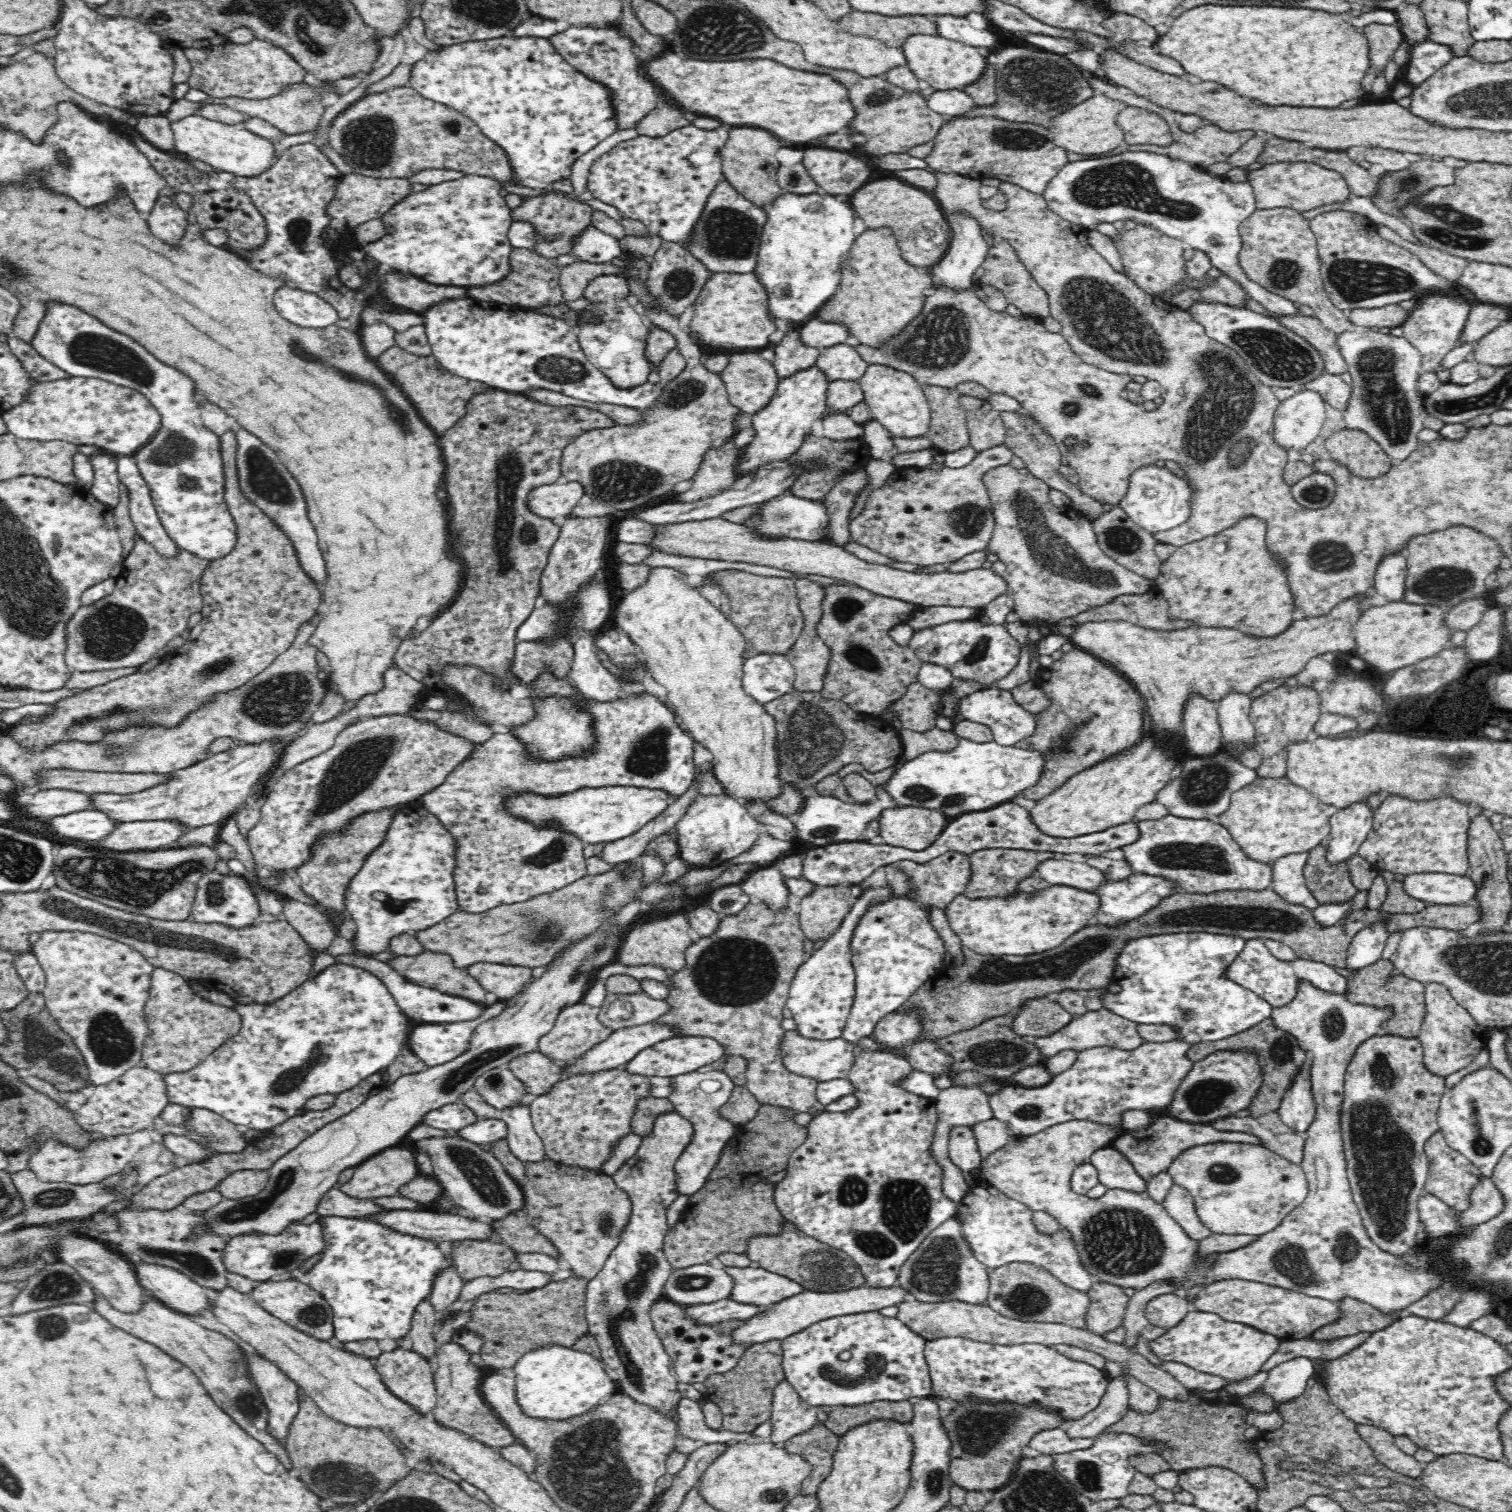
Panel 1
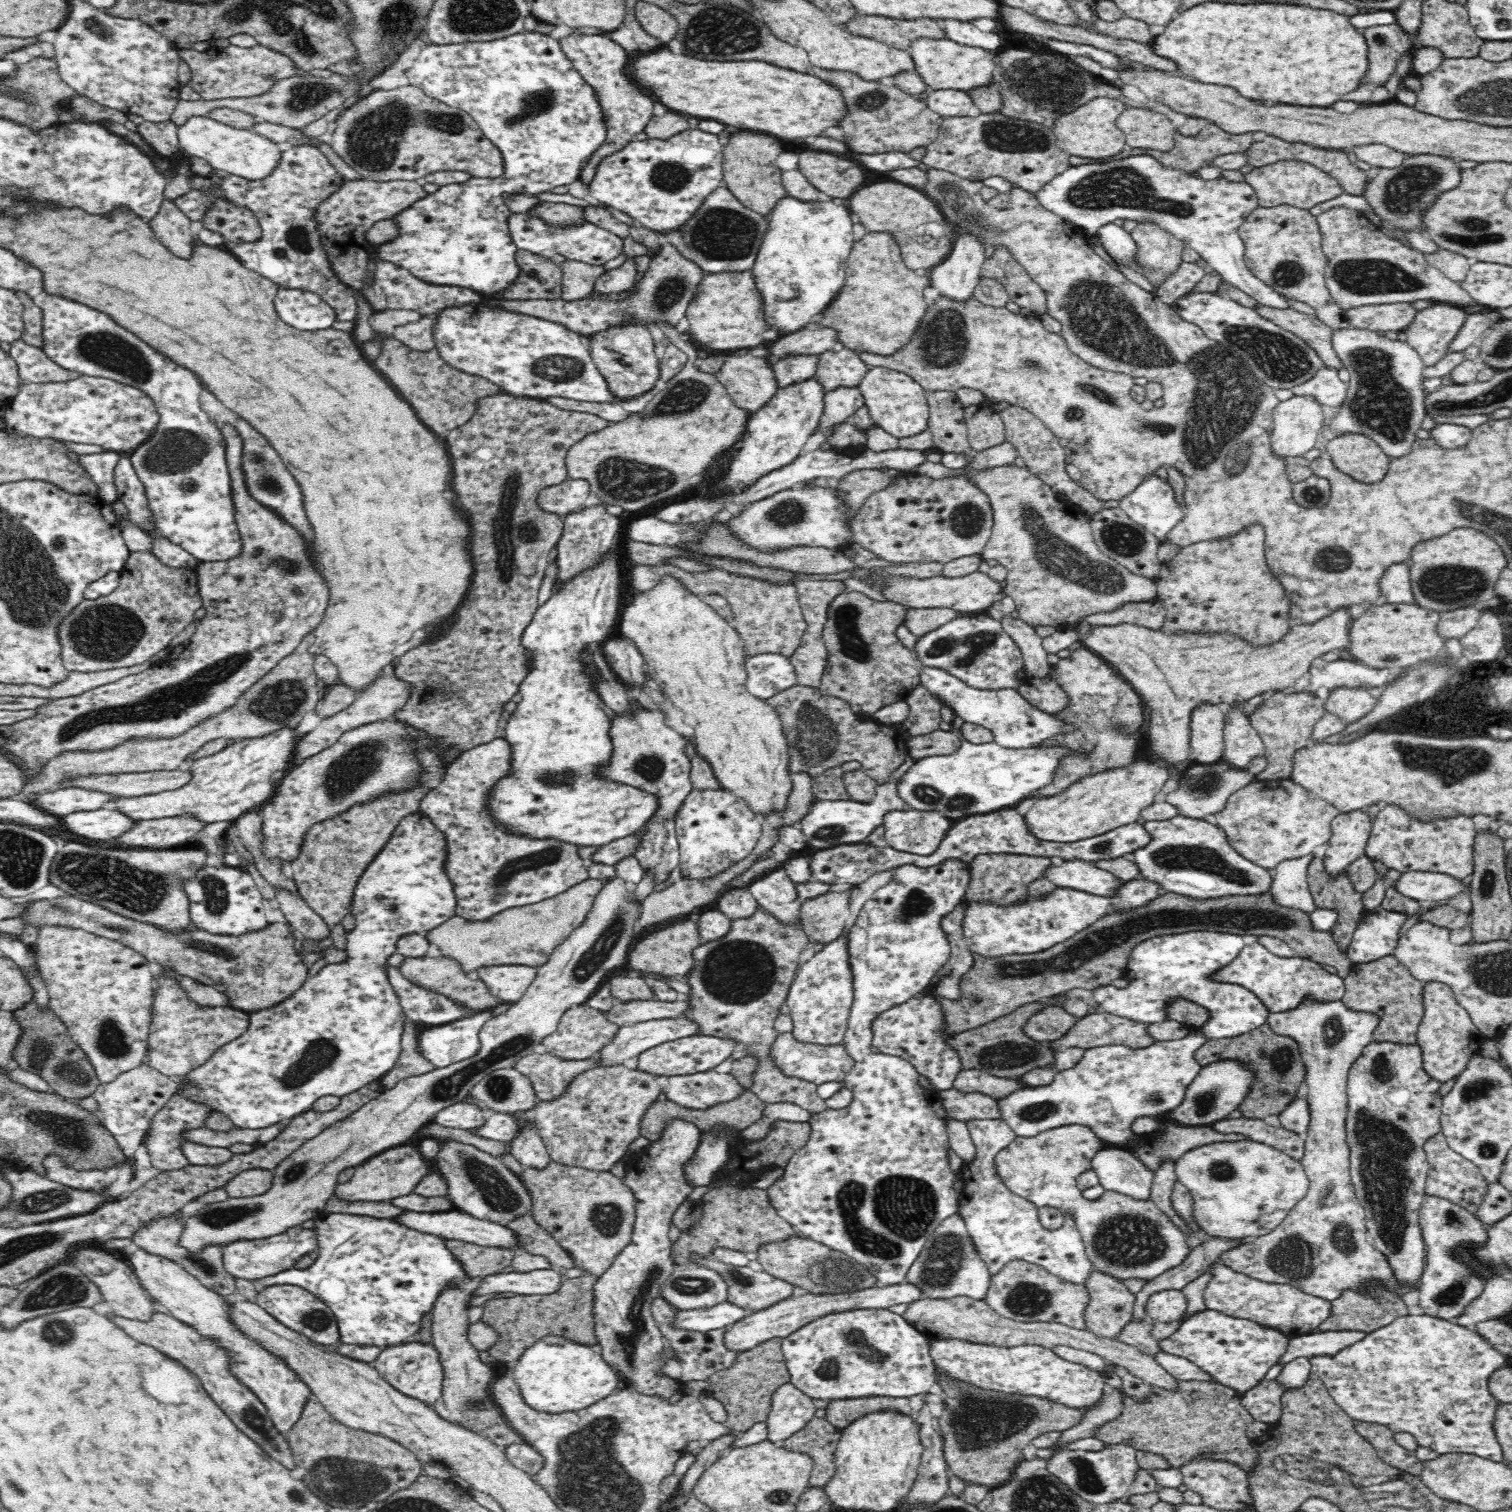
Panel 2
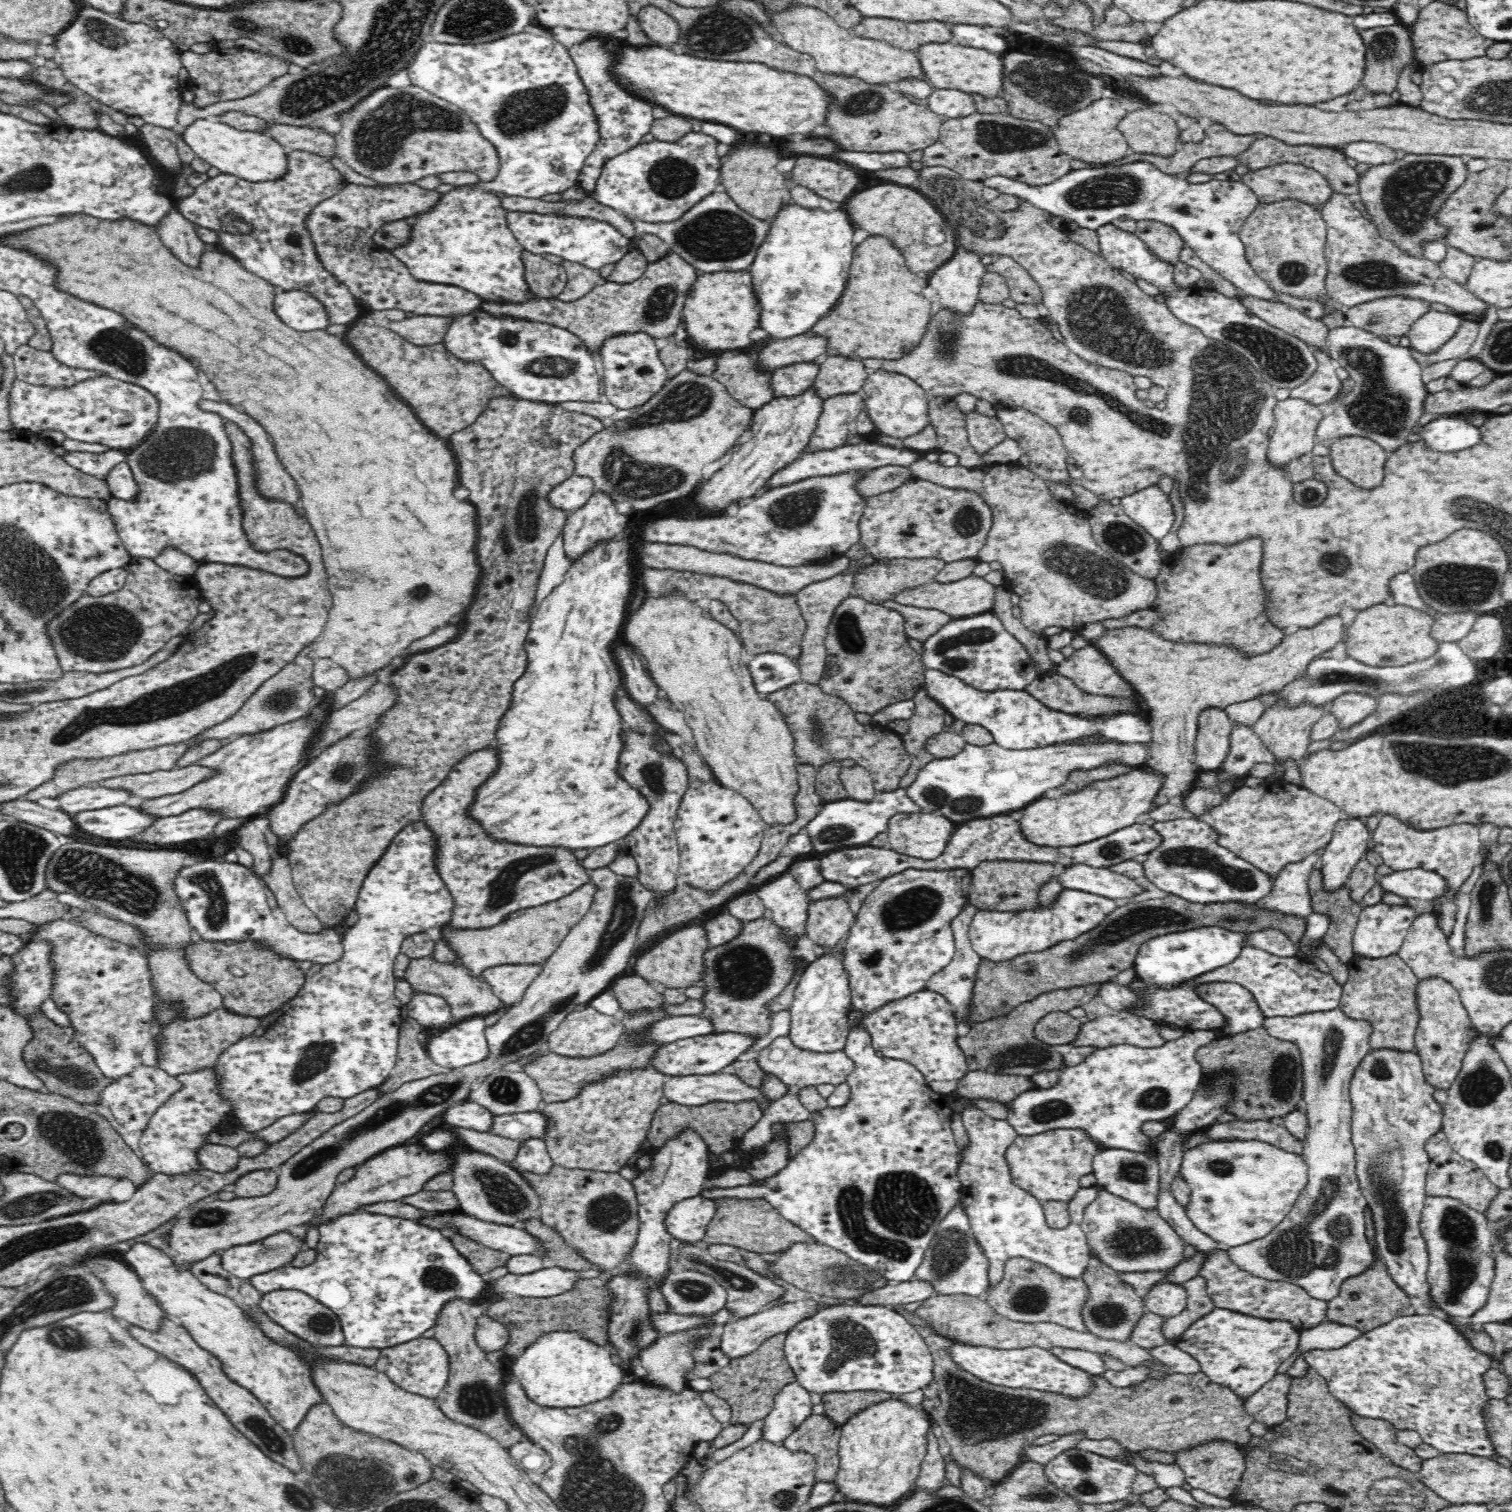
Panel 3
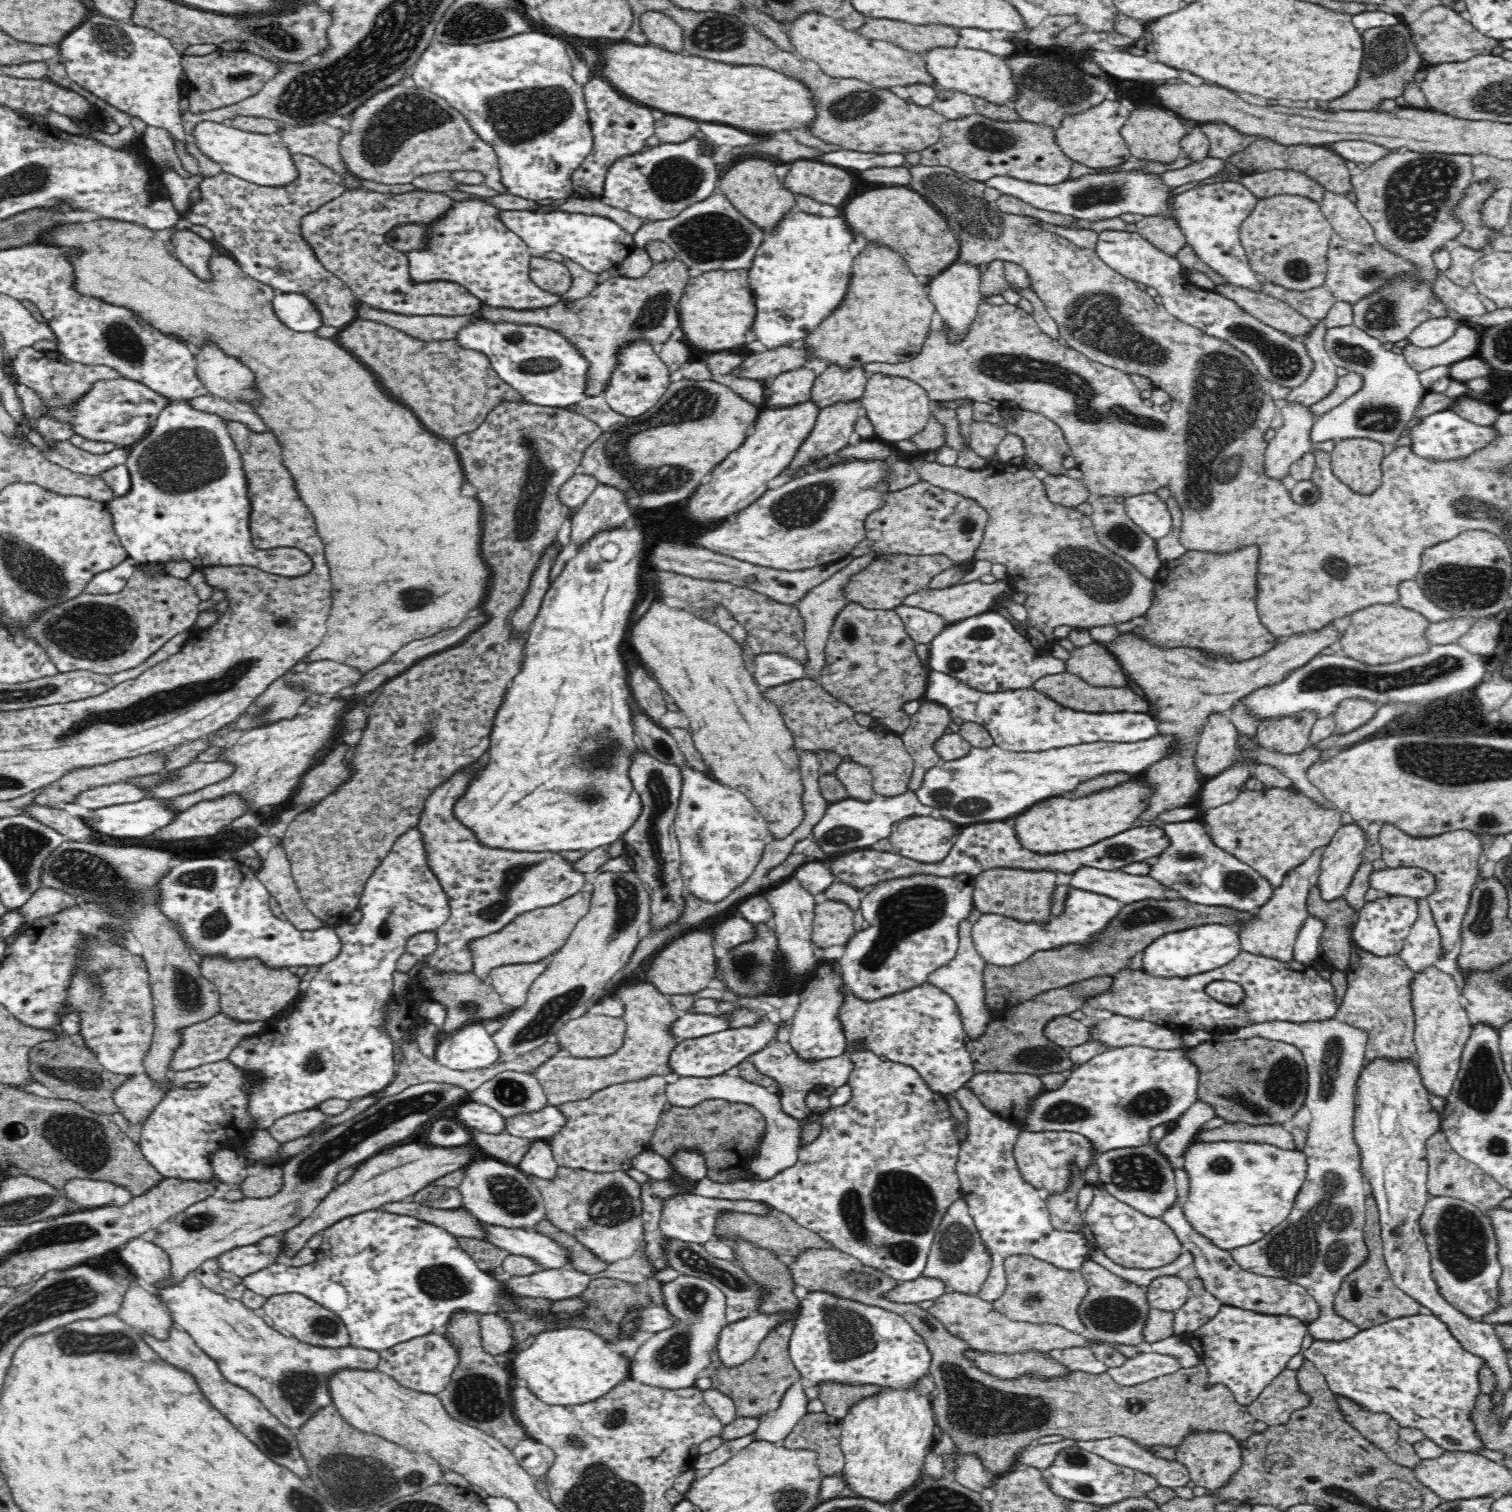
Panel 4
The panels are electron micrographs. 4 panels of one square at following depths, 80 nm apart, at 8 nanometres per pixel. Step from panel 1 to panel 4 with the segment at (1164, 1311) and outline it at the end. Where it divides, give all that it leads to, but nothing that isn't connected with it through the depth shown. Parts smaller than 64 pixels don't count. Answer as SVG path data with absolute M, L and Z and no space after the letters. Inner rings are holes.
M1167 1275L1152 1280L1146 1293L1151 1308L1175 1313L1189 1300L1191 1290L1177 1275Z

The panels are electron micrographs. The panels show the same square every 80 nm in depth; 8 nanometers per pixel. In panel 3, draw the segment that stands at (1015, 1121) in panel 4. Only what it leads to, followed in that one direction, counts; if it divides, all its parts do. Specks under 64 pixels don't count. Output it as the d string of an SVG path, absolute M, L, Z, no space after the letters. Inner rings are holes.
M975 1070L960 1079L955 1092L961 1098L984 1099L1009 1106L1019 1094L1034 1088L1035 1082L1030 1076Z

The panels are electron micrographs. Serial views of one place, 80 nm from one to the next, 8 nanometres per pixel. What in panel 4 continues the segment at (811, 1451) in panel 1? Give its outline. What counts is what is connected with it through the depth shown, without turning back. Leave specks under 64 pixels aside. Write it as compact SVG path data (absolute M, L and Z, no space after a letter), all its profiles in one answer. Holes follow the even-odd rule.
M825 1411L804 1414L783 1440L786 1448L816 1451L817 1463L824 1477L843 1472L845 1456L840 1443L841 1419Z

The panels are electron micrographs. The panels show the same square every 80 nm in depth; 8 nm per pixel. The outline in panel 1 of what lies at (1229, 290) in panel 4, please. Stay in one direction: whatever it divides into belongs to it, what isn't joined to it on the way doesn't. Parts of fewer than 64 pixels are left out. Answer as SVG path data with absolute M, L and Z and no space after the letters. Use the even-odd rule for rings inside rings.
M1310 312L1305 315L1298 313L1294 317L1271 313L1269 317L1301 338L1305 338L1313 348L1316 348L1325 362L1325 372L1341 375L1348 370L1337 346L1337 334L1324 327Z

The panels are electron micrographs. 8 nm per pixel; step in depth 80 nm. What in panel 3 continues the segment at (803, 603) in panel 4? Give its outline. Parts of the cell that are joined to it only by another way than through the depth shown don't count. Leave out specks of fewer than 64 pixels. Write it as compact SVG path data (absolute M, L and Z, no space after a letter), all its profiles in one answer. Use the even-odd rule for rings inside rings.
M854 574L836 575L820 582L810 583L795 594L797 605L806 621L806 630L802 639L802 652L795 659L801 672L802 681L804 682L817 684L824 674L827 657L827 648L825 647L827 628L838 605L851 595L854 579Z

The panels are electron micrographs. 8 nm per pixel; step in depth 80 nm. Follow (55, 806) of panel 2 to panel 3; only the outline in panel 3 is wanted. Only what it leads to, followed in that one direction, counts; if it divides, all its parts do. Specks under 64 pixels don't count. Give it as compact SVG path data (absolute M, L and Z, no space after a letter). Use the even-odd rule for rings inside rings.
M88 786L70 790L58 799L60 808L70 815L85 810L98 810L118 805L135 806L139 800L128 791L98 786Z

